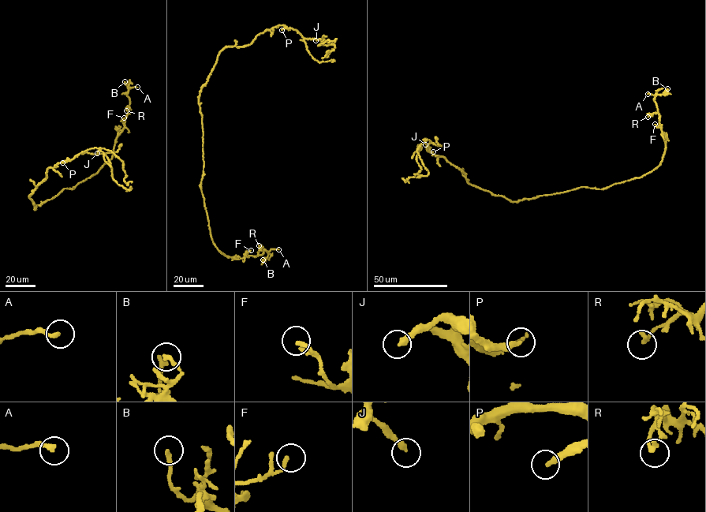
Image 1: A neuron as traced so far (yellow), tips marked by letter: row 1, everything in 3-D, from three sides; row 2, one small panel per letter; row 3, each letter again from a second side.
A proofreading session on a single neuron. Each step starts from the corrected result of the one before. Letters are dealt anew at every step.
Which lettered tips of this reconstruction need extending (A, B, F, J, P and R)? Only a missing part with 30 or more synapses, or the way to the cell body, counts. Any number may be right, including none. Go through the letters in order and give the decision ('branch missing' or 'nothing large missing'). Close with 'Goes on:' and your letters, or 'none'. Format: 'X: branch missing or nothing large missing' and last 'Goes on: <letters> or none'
A: nothing large missing
B: nothing large missing
F: nothing large missing
J: nothing large missing
P: nothing large missing
R: nothing large missing
Goes on: none

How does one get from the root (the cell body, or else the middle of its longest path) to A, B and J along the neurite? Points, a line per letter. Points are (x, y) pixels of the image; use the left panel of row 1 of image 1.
A: (41, 204), (64, 188), (73, 189), (97, 173), (111, 158), (128, 112), (128, 91), (137, 87)
B: (41, 204), (64, 188), (73, 189), (97, 173), (111, 158), (129, 104), (127, 93), (130, 87), (125, 81)
J: (41, 204), (35, 209), (29, 197), (46, 179), (48, 168), (89, 149), (98, 148), (97, 153)

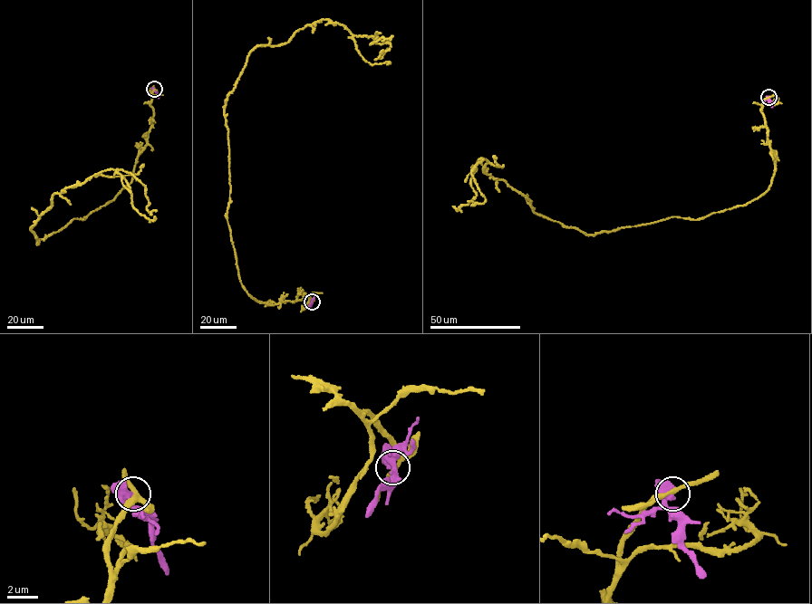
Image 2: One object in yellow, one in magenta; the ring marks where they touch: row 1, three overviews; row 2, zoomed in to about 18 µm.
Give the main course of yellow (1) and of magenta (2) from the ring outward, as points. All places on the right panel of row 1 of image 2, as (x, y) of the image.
1: (768, 97), (774, 174), (745, 205), (586, 234), (533, 211), (483, 158), (470, 172), (484, 201), (468, 201)
2: (768, 97), (772, 108)

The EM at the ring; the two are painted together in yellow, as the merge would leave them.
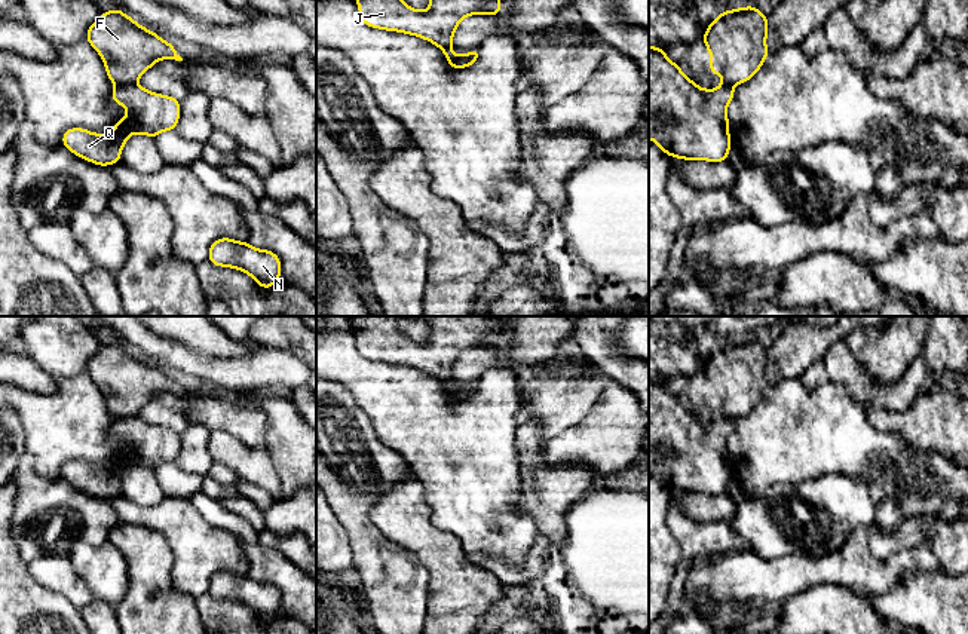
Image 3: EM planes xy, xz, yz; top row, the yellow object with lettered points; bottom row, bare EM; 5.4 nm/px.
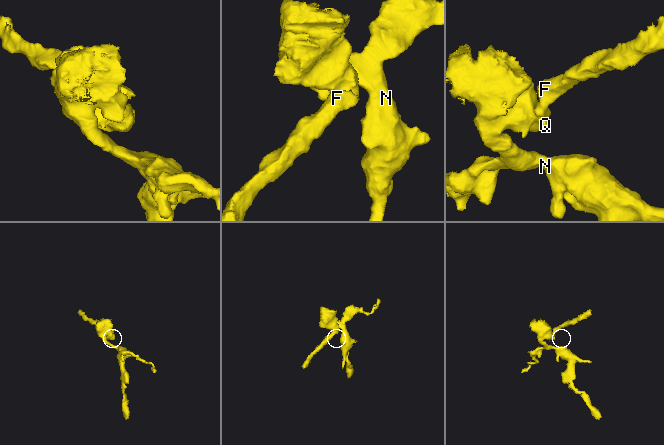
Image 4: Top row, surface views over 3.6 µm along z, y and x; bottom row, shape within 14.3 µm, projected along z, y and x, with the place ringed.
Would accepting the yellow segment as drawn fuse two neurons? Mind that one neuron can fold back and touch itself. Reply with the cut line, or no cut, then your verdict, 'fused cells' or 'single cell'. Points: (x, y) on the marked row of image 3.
cut xy (134, 83), (116, 88); fused cells

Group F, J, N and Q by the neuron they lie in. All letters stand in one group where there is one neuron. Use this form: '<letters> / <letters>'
F / J N Q

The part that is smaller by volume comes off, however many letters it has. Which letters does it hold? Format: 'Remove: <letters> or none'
Remove: F

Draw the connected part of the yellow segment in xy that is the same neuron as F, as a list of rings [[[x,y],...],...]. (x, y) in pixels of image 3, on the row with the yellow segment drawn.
[[[120,9],[102,12],[86,31],[86,40],[102,58],[116,88],[135,85],[159,59],[183,61],[172,43],[141,27]]]

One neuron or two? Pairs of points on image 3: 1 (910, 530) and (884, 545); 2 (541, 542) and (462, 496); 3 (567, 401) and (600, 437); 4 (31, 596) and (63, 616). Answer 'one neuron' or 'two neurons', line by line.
1: one neuron
2: two neurons
3: two neurons
4: one neuron

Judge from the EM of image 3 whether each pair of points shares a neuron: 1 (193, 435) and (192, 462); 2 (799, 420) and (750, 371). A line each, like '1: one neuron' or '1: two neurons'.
1: one neuron
2: two neurons

